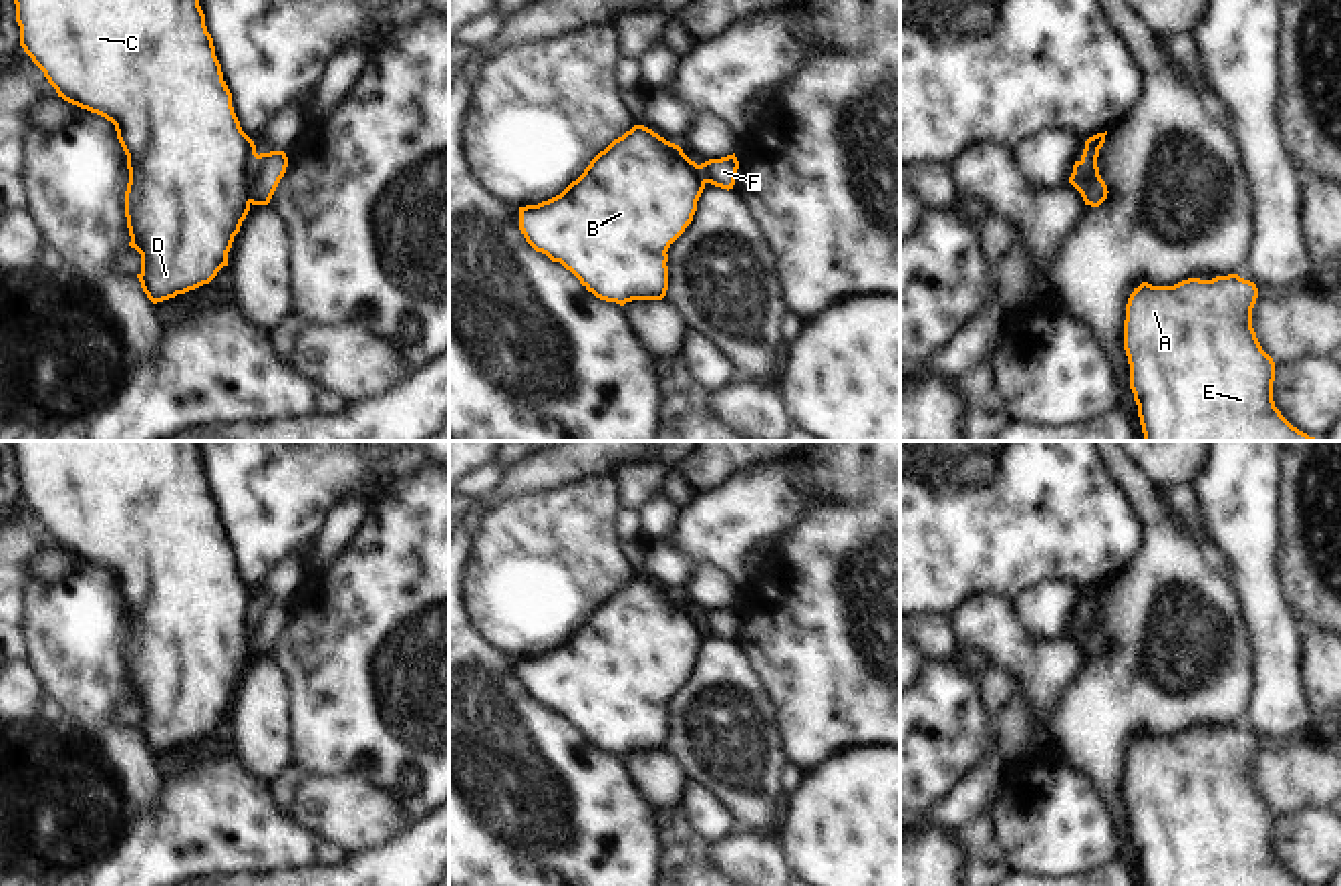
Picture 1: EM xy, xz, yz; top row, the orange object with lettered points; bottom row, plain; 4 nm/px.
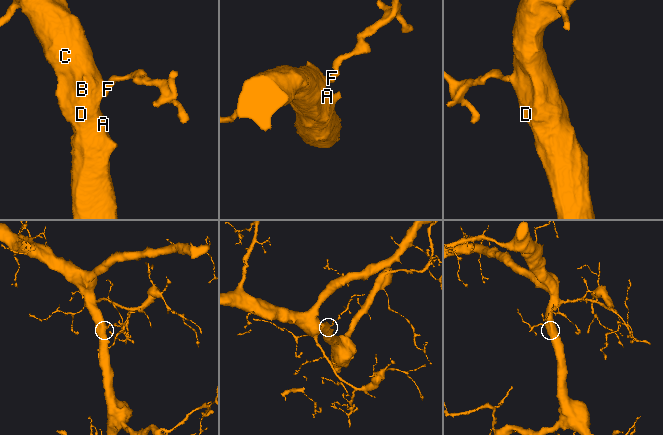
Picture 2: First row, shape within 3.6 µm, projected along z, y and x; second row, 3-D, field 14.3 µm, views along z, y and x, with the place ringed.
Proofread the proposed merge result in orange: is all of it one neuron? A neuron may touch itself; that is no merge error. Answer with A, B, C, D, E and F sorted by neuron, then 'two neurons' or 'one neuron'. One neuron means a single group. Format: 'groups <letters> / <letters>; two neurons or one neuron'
groups A B C D E F; one neuron

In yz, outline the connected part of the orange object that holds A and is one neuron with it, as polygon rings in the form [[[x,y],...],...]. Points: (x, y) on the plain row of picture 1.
[[[1238,725],[1134,739],[1124,801],[1144,886],[1307,886],[1275,858],[1275,814],[1252,779],[1256,749],[1256,735]]]

